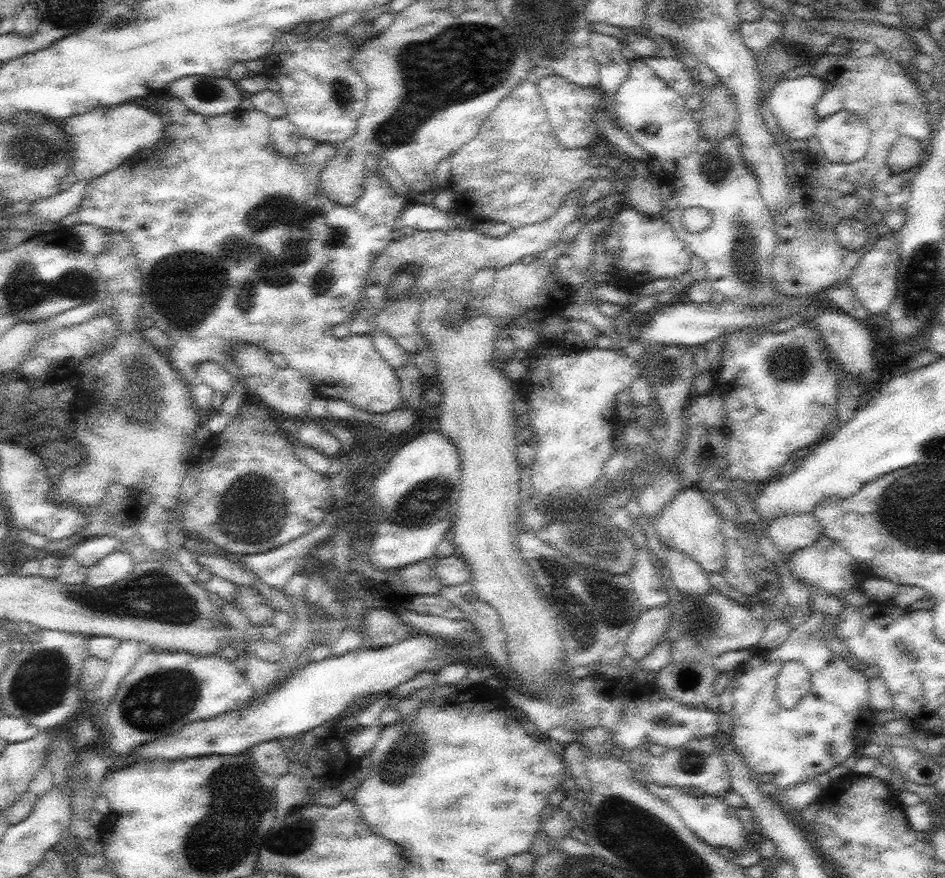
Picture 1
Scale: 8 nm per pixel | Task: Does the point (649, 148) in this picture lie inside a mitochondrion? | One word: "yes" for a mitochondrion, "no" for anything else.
no

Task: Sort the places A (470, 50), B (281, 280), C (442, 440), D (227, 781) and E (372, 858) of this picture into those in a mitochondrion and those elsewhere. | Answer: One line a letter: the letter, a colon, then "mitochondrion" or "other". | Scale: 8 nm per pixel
A: mitochondrion
B: mitochondrion
C: other
D: mitochondrion
E: other

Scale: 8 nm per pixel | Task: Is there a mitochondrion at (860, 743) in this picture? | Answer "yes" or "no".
no

